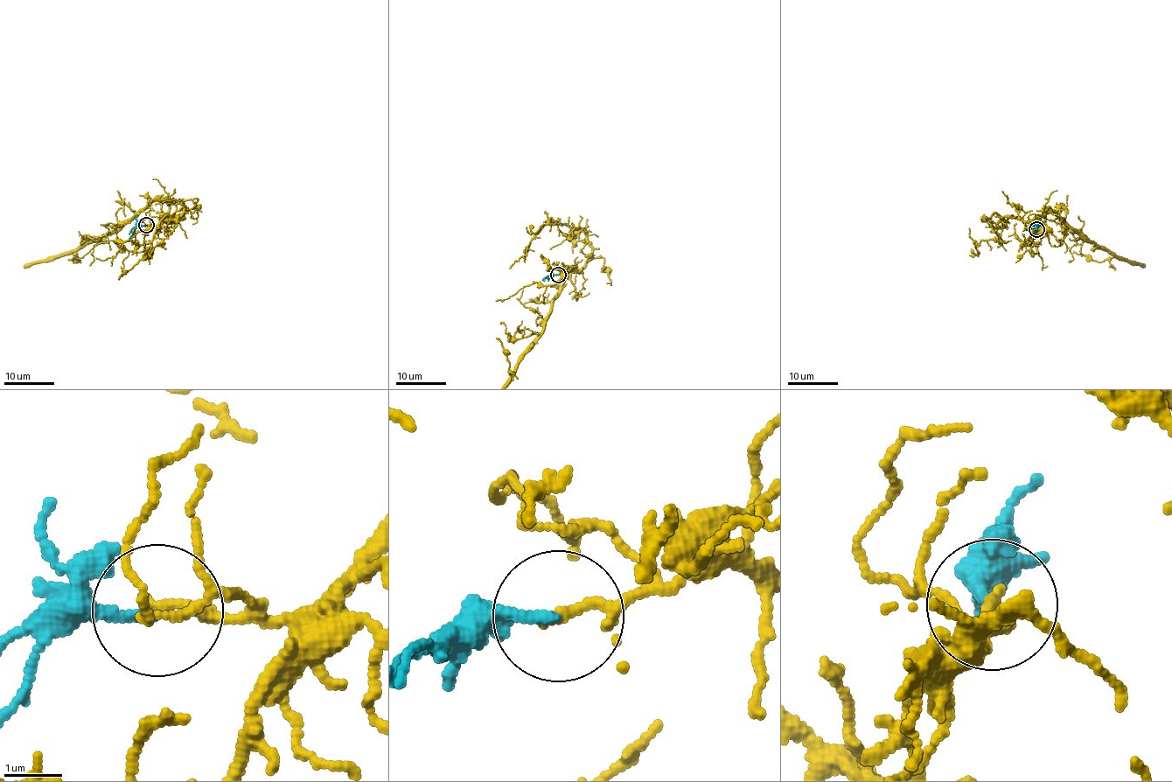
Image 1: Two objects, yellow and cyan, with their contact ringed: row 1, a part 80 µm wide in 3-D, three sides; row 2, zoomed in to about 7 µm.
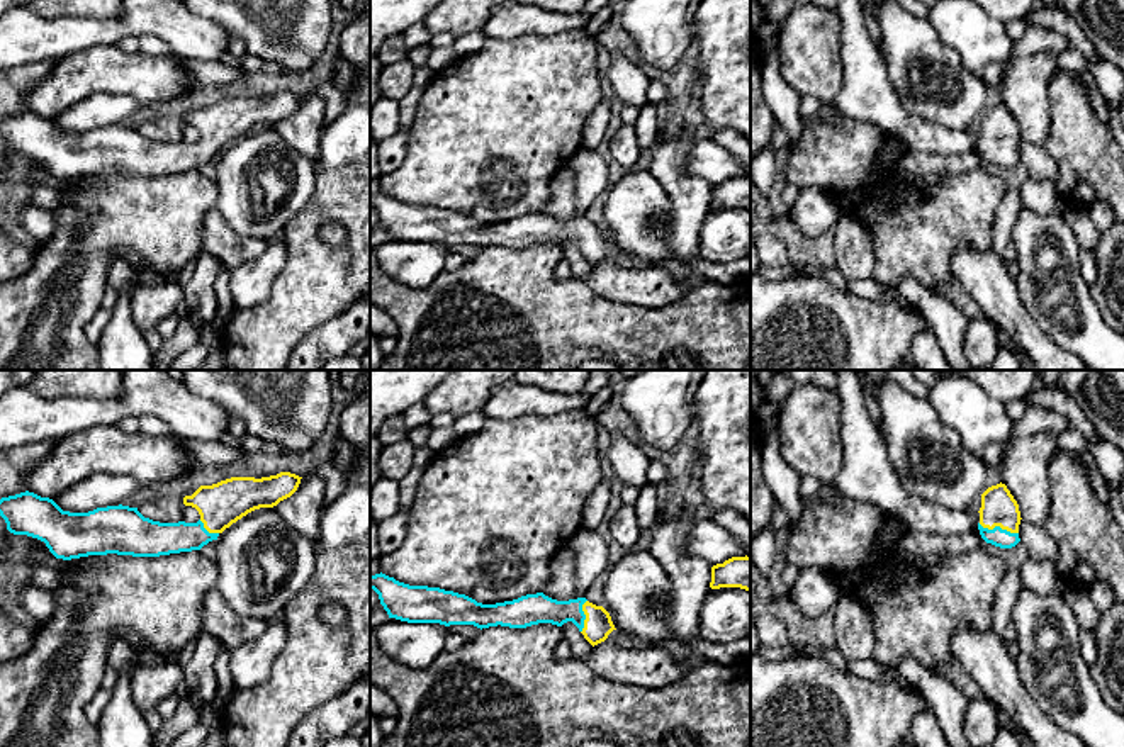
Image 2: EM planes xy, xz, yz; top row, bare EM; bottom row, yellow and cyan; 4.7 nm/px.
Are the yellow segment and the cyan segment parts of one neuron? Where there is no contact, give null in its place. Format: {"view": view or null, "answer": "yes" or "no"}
{"view": "yz", "answer": "yes"}

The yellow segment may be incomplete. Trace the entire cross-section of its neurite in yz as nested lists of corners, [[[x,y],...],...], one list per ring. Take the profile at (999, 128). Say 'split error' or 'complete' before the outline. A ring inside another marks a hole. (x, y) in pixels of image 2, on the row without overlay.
split error | [[[1005,104],[988,107],[981,114],[978,149],[986,163],[1000,168],[1015,166],[1019,158],[1020,131],[1019,124]]]

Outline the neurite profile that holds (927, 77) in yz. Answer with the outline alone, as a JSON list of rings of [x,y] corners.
[[[859,0],[880,24],[880,56],[905,112],[966,131],[986,109],[988,85],[969,75],[929,19],[919,19],[895,0]]]

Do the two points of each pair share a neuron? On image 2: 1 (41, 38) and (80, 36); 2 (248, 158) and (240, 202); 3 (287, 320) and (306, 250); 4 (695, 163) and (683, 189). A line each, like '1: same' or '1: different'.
1: same
2: same
3: same
4: different

